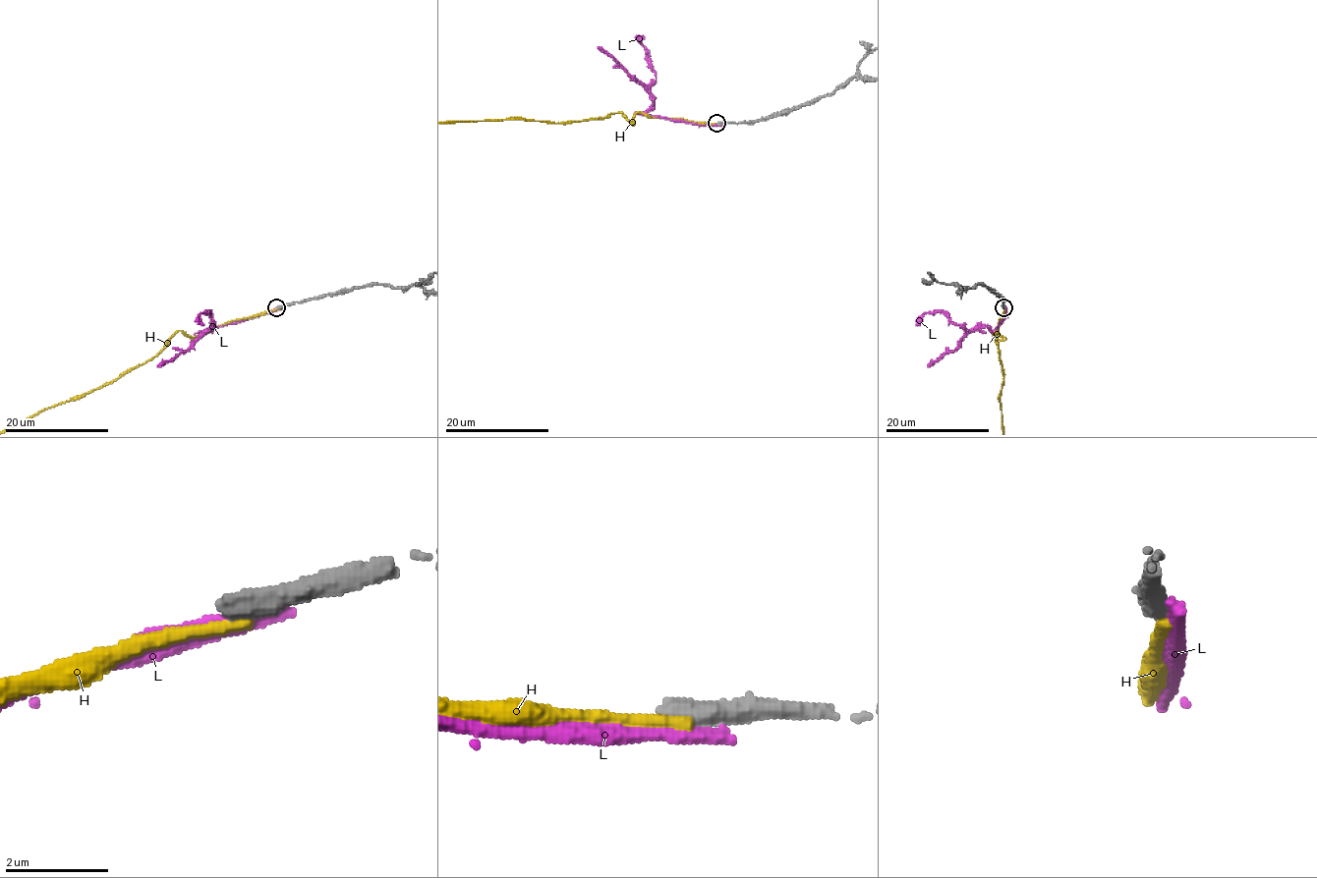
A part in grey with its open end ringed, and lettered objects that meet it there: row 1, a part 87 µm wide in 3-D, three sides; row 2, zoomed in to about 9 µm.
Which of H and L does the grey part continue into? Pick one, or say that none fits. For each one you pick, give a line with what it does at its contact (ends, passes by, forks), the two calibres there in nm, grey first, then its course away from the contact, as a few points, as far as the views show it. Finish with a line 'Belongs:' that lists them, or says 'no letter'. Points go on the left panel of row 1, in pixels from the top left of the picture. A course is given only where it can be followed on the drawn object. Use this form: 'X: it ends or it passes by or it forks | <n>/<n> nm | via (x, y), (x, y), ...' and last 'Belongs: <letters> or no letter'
Belongs: no letter

